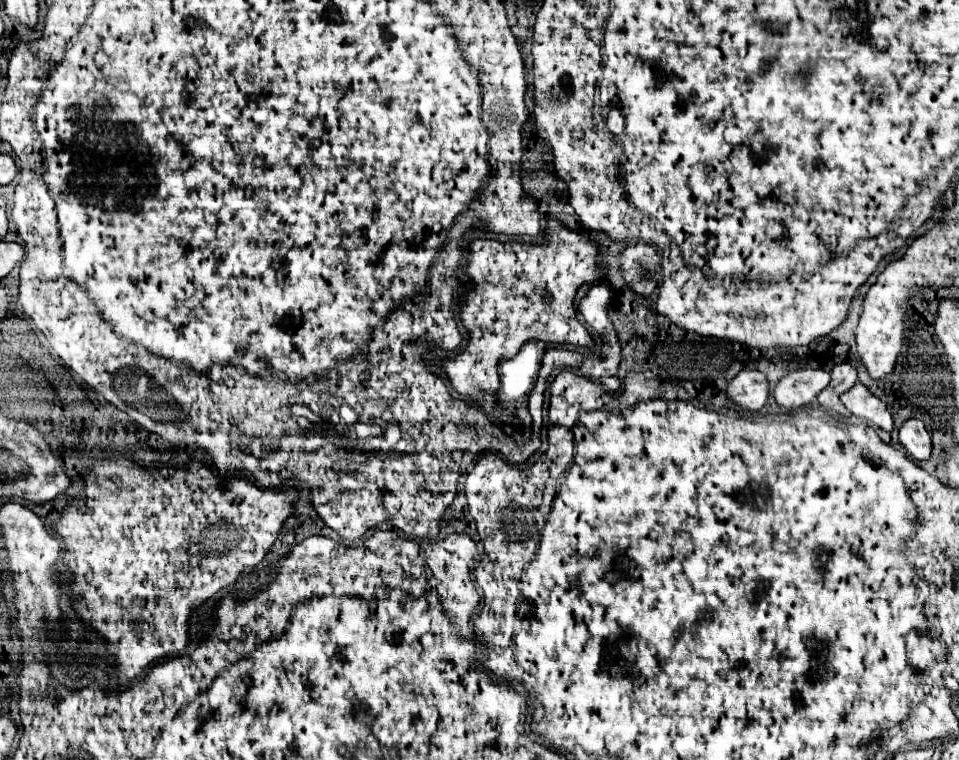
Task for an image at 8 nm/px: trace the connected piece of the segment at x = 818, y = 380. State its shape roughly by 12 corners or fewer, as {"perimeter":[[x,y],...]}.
{"perimeter":[[828,370],[786,374],[774,388],[784,408],[810,404],[830,384]]}

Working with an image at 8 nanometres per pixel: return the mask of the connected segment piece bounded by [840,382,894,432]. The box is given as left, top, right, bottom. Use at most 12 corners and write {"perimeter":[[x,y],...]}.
{"perimeter":[[858,382],[840,400],[854,416],[886,432],[892,414]]}

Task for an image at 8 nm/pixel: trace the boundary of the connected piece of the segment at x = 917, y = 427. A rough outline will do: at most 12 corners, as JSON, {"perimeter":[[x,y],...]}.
{"perimeter":[[906,420],[900,442],[916,460],[928,460],[932,440],[922,420]]}

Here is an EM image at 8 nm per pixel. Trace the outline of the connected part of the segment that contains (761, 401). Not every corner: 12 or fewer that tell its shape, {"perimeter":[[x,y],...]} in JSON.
{"perimeter":[[742,370],[728,386],[730,400],[748,410],[766,404],[768,378]]}

